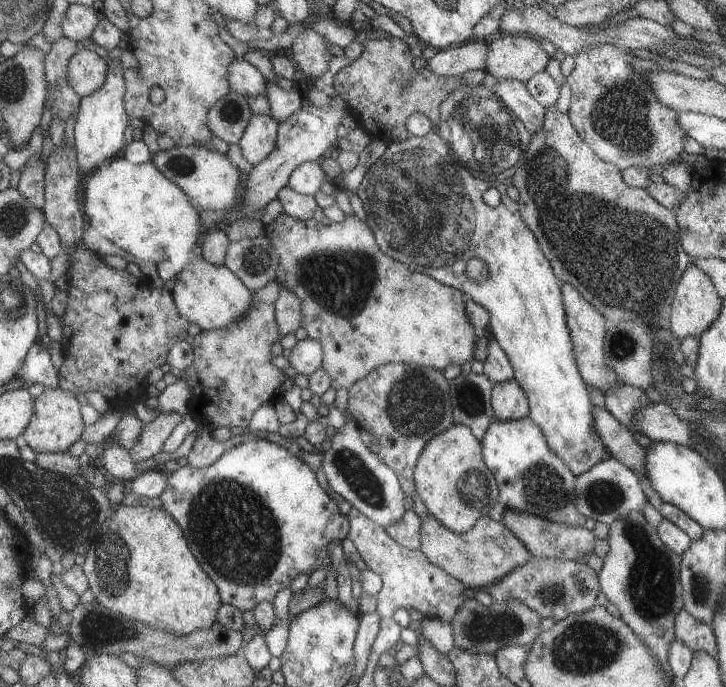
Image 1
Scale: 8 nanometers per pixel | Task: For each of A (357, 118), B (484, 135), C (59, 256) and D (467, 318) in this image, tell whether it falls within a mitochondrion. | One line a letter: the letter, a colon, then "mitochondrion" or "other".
A: other
B: mitochondrion
C: other
D: other

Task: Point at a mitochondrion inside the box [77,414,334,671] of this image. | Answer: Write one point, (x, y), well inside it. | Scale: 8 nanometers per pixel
(239, 537)

